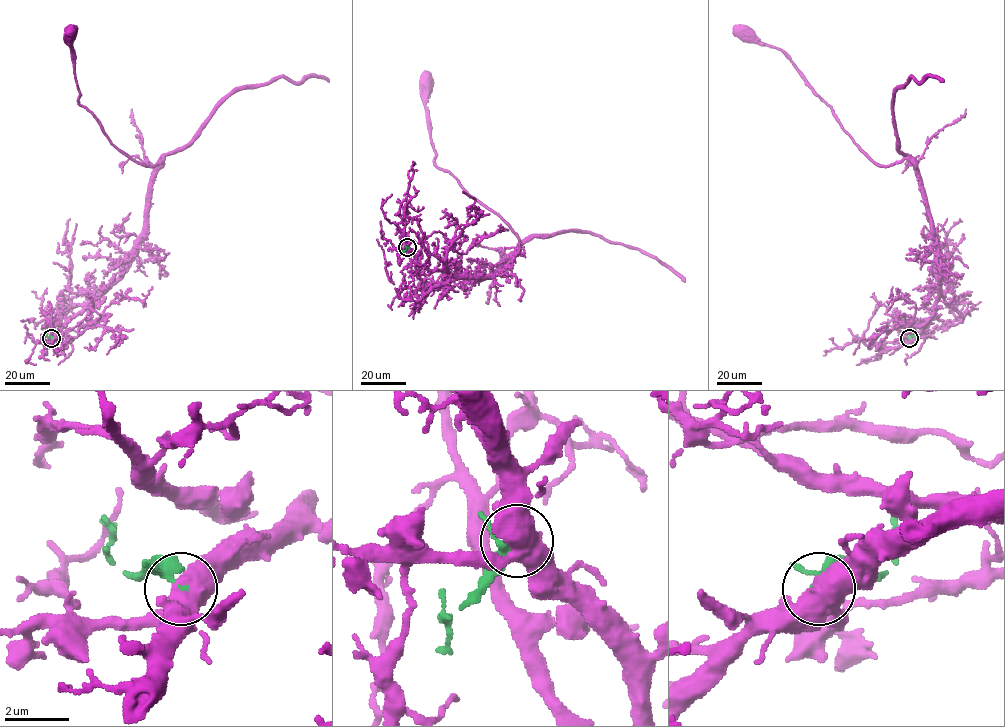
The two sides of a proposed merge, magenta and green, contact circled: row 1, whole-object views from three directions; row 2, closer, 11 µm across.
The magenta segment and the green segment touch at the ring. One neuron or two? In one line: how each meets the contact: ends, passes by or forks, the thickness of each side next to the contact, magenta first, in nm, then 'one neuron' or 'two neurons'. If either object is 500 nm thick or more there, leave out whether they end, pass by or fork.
550/280 nm | one neuron

